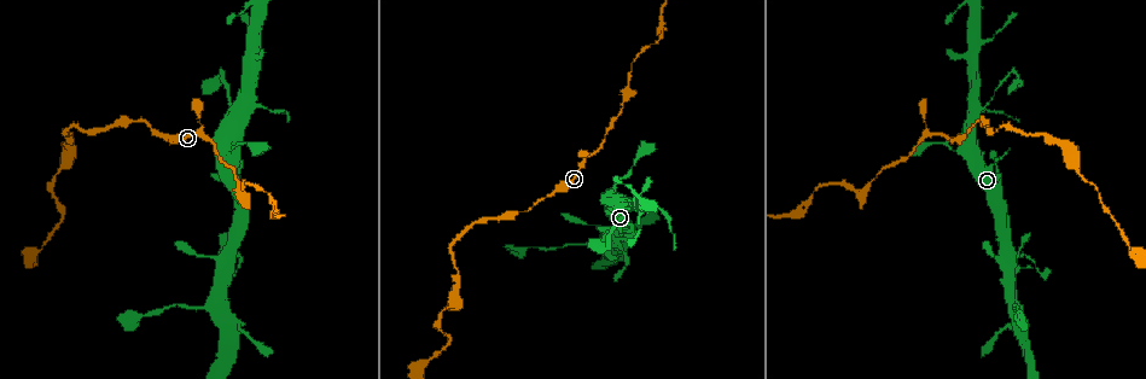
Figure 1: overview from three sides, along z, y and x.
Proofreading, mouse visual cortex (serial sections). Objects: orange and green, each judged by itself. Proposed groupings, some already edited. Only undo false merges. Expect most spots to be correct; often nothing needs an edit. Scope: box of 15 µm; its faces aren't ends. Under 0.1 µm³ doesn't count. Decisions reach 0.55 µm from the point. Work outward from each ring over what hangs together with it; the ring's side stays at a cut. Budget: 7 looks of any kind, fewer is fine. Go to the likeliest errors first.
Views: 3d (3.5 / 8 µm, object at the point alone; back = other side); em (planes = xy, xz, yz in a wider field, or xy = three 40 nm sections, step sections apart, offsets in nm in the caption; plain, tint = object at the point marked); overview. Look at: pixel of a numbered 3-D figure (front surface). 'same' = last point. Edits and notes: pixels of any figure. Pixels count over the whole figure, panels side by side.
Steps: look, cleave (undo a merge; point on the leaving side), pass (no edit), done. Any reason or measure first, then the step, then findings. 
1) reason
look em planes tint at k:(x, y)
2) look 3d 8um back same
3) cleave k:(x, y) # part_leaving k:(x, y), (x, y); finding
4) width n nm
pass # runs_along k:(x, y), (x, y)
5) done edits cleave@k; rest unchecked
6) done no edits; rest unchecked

sharp bend
look em xy step 1 tint at 1:(854, 190)

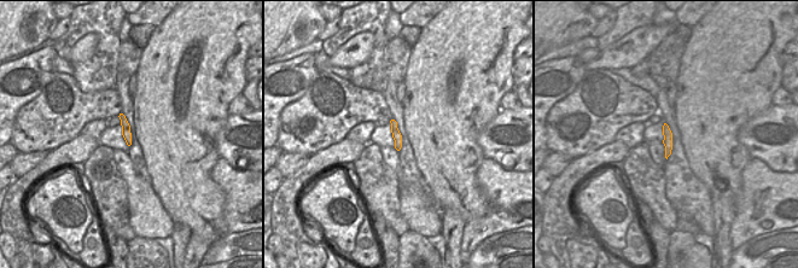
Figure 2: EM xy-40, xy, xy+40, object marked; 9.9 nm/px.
see where the arms go
look 3d 3.5um back same

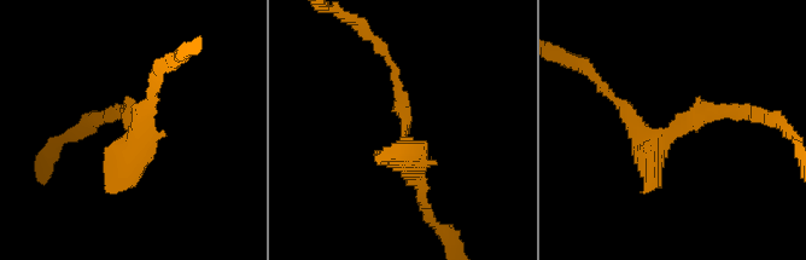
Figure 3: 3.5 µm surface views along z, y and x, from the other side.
pass # runs_along 2:(392, 122), (397, 137), (397, 147); continuous, no second cell

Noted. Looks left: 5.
narrows sharply
look 3d 8um at 1:(146, 315)

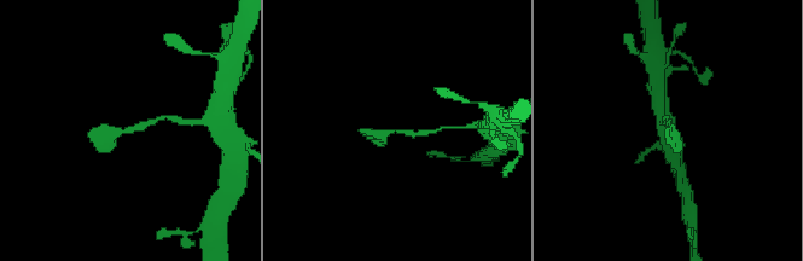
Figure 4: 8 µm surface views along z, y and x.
look 3d 3.5um at 4:(393, 131)

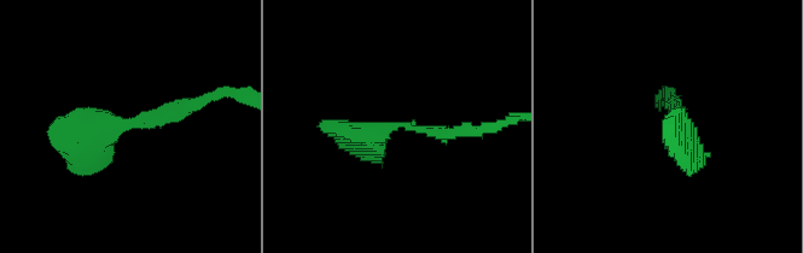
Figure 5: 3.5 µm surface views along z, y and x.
look em xy step 5 tint at 5:(130, 119)

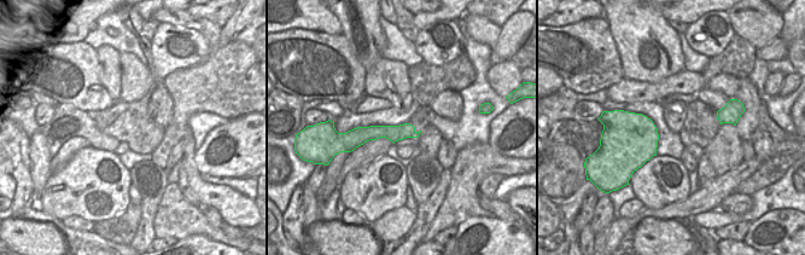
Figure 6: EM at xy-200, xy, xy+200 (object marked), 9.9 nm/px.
width 160 nm
pass # runs_along 6:(414, 133), (373, 132), (350, 134); one cell here

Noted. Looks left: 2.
done no edits; rest unchecked

